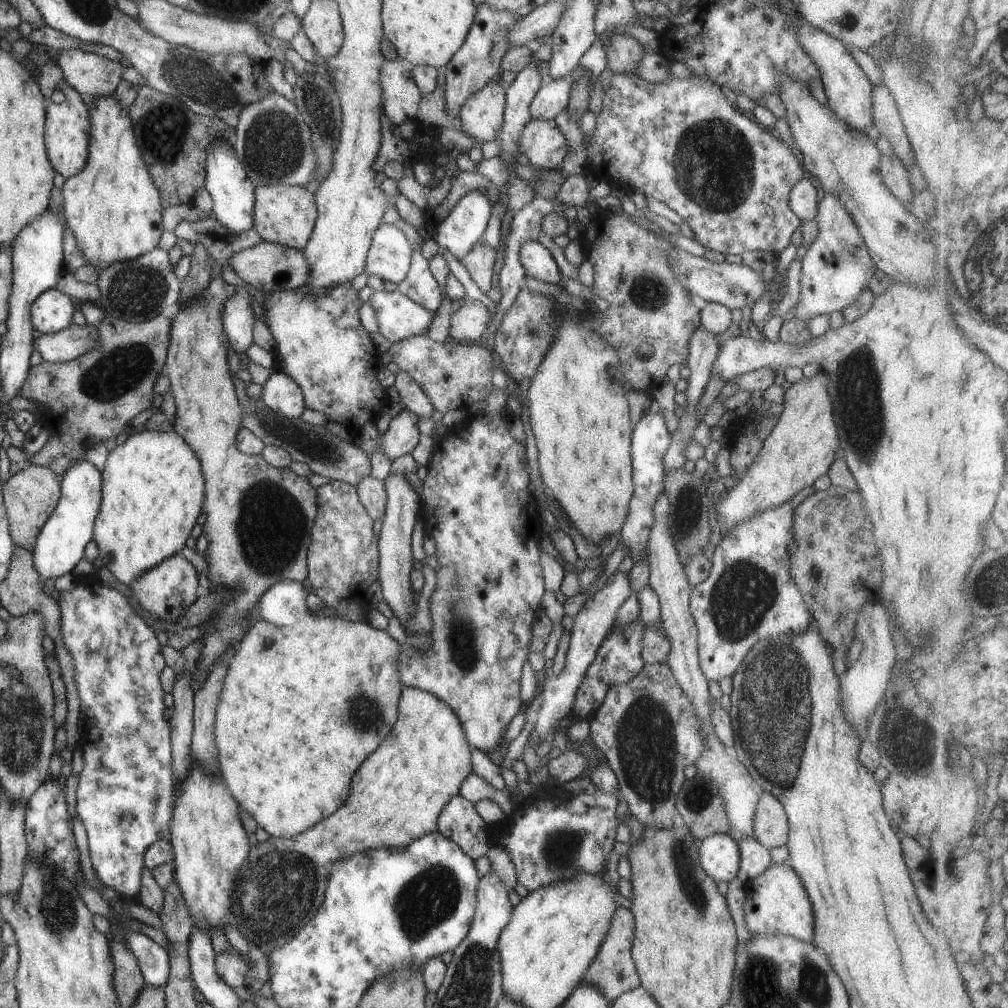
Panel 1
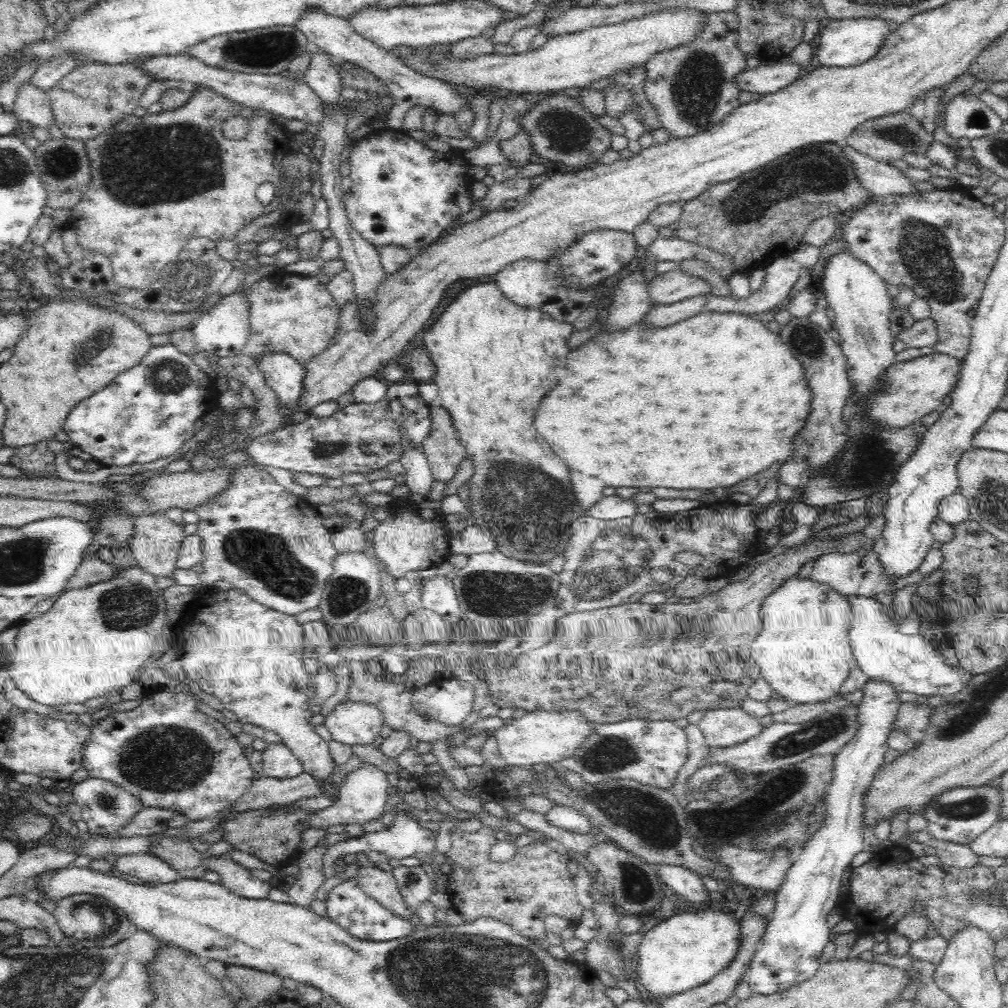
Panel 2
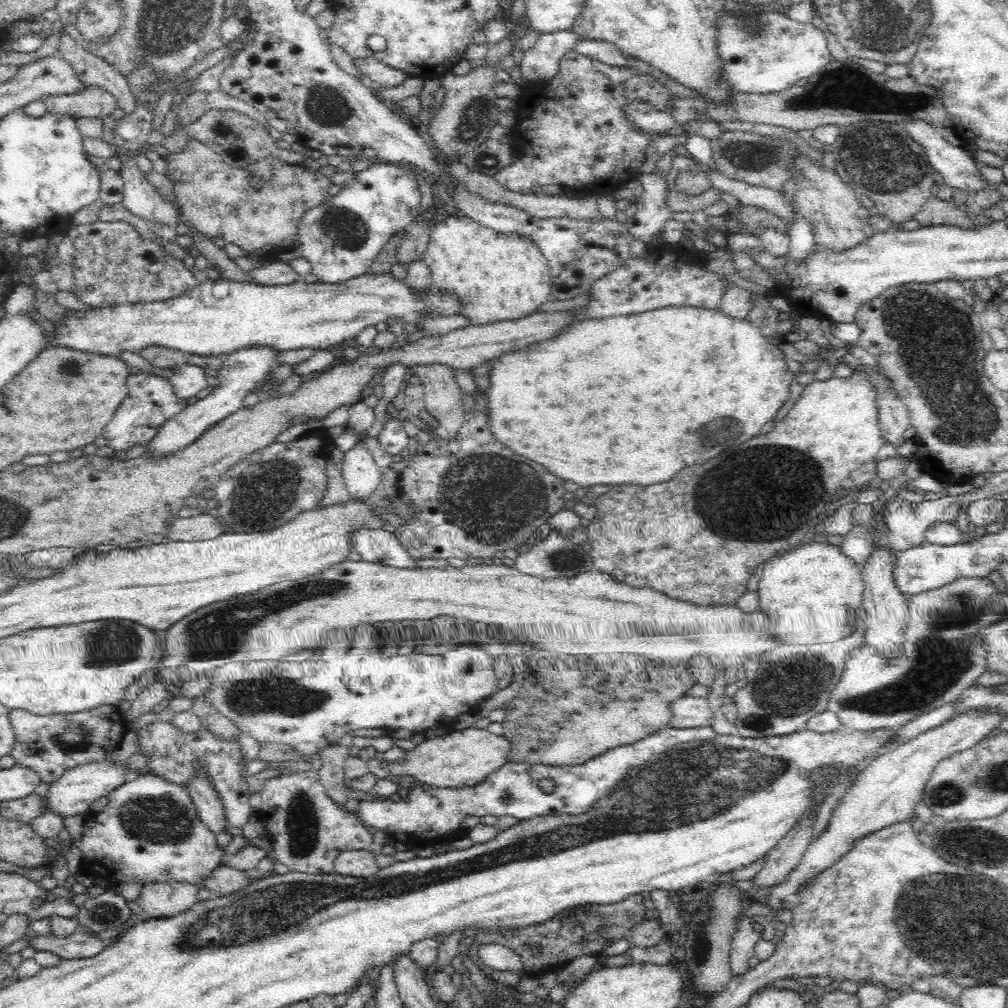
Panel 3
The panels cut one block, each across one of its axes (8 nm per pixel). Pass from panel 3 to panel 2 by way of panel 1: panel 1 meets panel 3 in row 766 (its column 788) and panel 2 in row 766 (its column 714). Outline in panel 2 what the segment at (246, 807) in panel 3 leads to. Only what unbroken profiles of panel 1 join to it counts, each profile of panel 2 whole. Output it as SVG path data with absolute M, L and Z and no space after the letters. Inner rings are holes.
M146 688L146 693L142 698L142 703L138 707L130 711L116 711L104 719L98 719L95 725L90 728L90 738L84 743L82 747L82 755L84 755L84 768L88 770L90 777L108 780L118 786L131 792L134 796L140 799L140 802L150 808L166 808L168 810L175 810L186 815L188 821L202 820L202 818L210 817L212 814L220 812L228 806L232 806L247 788L252 786L254 779L254 771L251 763L243 752L244 747L240 746L238 739L218 720L214 719L196 709L196 701L188 694L180 692L170 692L165 688L150 689Z

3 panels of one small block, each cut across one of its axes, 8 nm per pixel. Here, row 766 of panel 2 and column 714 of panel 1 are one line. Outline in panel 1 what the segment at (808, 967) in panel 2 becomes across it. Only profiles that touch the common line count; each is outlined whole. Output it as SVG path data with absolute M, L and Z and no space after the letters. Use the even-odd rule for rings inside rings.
M714 833L700 841L699 866L713 882L729 883L739 875L740 855L736 842L725 833Z

